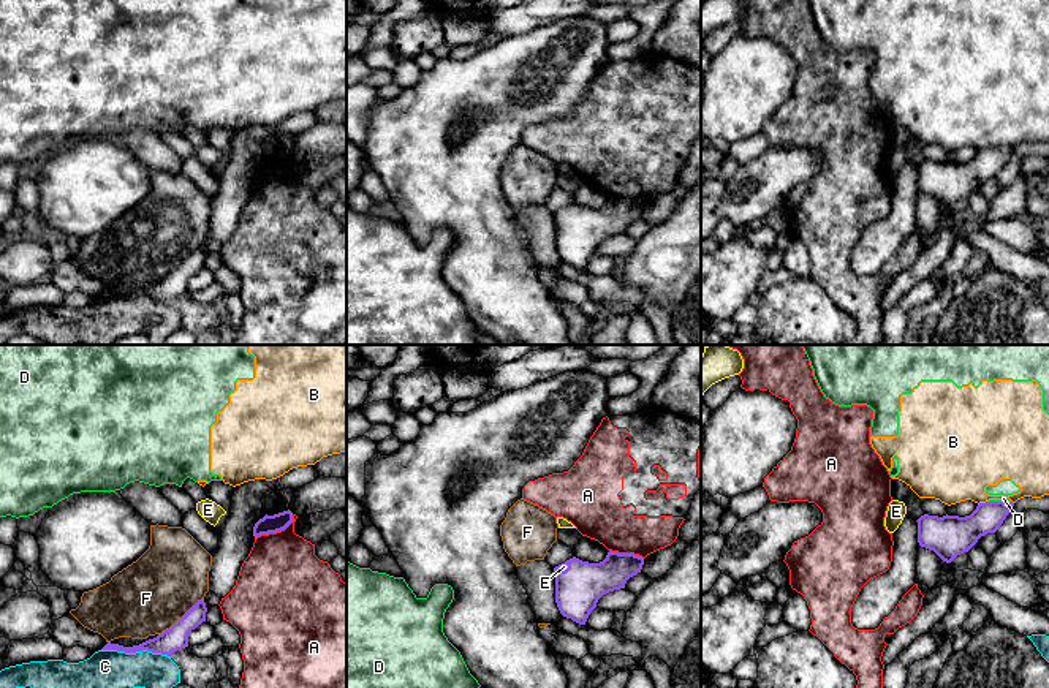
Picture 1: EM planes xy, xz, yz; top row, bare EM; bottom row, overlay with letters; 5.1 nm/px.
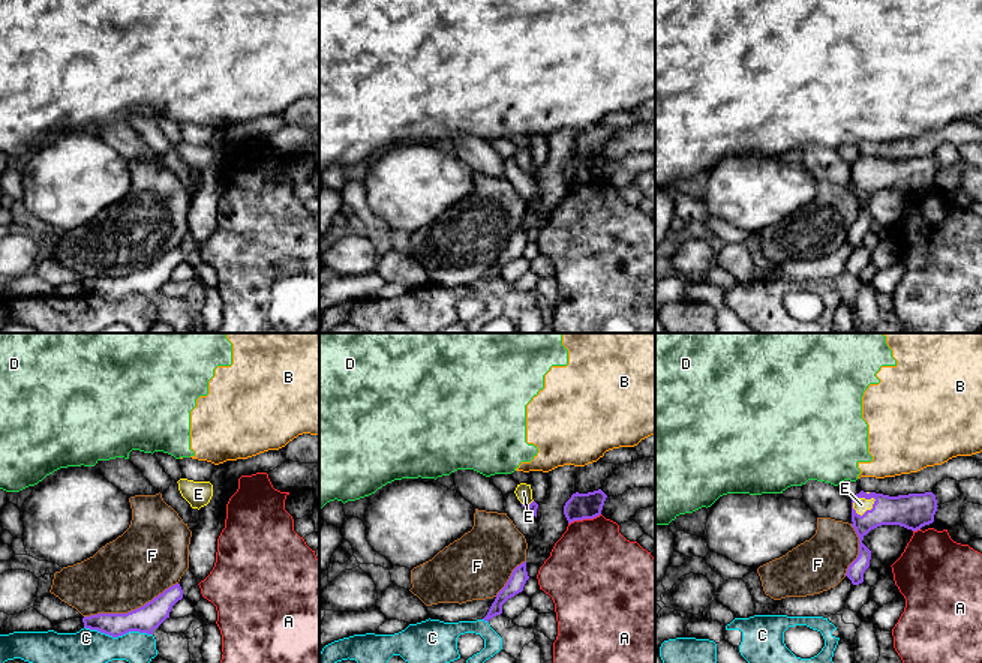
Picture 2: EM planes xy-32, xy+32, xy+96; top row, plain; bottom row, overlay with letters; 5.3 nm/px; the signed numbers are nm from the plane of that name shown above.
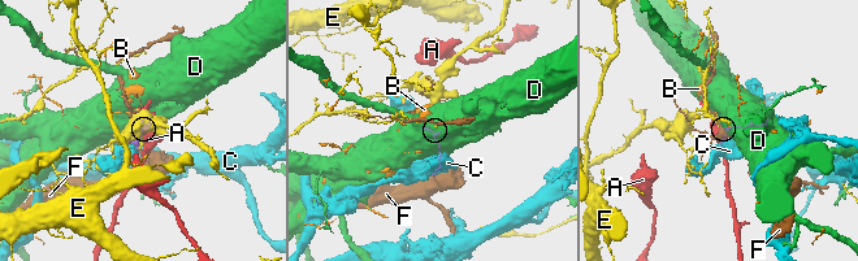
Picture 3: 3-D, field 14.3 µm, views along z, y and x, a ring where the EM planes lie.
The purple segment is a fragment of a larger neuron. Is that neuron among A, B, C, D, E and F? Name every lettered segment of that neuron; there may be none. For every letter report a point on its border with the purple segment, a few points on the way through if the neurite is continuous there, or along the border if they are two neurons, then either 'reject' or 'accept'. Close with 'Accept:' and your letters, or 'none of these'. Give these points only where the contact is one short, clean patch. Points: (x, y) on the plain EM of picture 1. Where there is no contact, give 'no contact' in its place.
A: xy (276, 177) | along xy (293, 160), (293, 165), (284, 174), (261, 179), (255, 184) | reject
B: yz (983, 149) | along yz (988, 146), (978, 151) | reject
C: xy (136, 296) | reject
D: yz (999, 147) | reject
E: xz (564, 209) | across xz (578, 234), (573, 219), (564, 209), (564, 212) | accept
F: xy (182, 263) | reject
Accept: E

